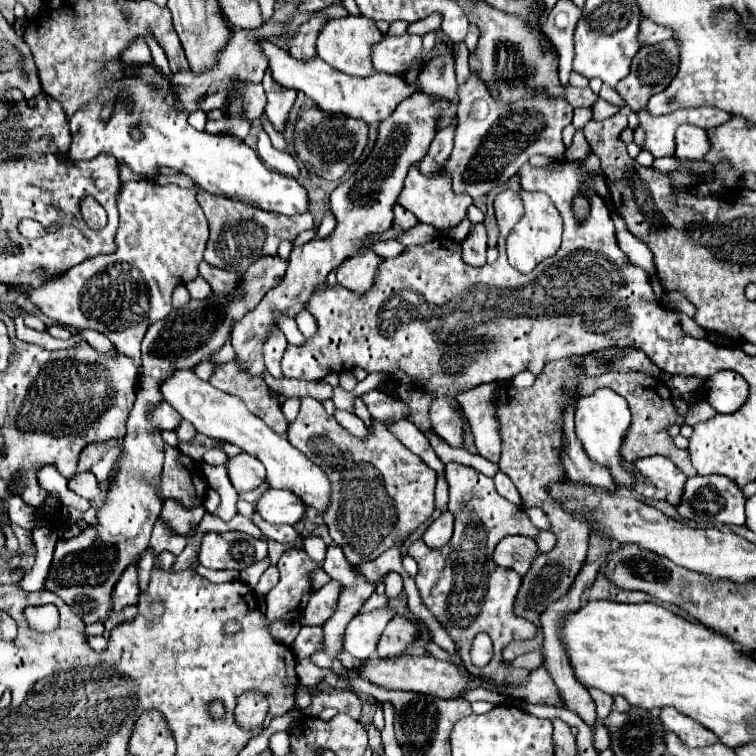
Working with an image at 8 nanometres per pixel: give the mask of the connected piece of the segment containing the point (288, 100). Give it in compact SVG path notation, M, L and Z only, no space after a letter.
M268 73L264 75L262 85L264 85L264 91L268 95L266 115L268 115L270 123L274 125L274 129L278 133L284 133L284 127L286 127L286 121L288 121L288 115L290 115L290 109L294 107L294 101L296 101L296 91L278 87Z

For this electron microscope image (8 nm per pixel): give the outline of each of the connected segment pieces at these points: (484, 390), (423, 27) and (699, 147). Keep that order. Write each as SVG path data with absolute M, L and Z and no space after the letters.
M480 385L468 393L462 393L458 399L468 419L478 453L488 461L498 463L500 423L496 417L496 385Z
M432 13L428 15L426 19L418 21L418 23L410 23L408 27L408 33L414 33L414 35L426 35L430 31L438 31L442 25L442 15L440 13Z
M682 125L676 131L676 155L688 159L704 159L710 153L710 139L704 129Z

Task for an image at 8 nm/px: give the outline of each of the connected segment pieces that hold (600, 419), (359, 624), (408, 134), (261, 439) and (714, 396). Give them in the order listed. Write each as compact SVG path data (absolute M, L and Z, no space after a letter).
M598 389L588 397L580 397L576 405L576 437L580 439L586 455L590 461L600 463L610 469L612 479L616 481L618 489L634 489L636 477L628 469L624 469L624 459L620 453L620 447L624 443L626 431L632 423L632 415L628 409L626 399L618 397L612 389Z
M382 607L372 613L356 615L344 633L344 649L356 659L368 659L376 653L376 643L386 627L386 623L394 617L394 609Z
M418 89L414 95L410 95L396 107L390 119L384 119L378 125L378 137L368 159L358 167L354 175L348 177L348 181L340 183L330 195L332 213L336 215L336 229L332 231L332 235L326 239L316 237L306 245L292 249L288 269L280 285L270 289L268 295L260 301L260 305L254 307L254 311L248 311L234 325L232 345L236 349L236 361L242 367L246 367L252 375L262 377L264 373L262 345L264 345L266 333L274 323L272 309L280 309L286 315L296 317L296 313L302 311L310 301L314 287L324 283L328 273L334 271L346 257L354 255L362 239L368 239L370 235L376 235L378 231L388 231L392 227L392 207L404 187L404 177L408 173L408 167L412 163L418 163L426 155L438 131L438 117L442 111L446 111L446 107L450 107L446 99L438 99L438 103L434 103L430 95Z
M176 371L166 383L160 387L164 401L168 401L182 419L190 421L198 433L204 433L214 439L224 439L228 443L238 445L242 451L250 451L250 455L256 455L266 465L265 482L272 489L286 489L298 495L306 505L312 505L316 511L324 511L330 497L330 481L324 475L324 471L314 465L304 453L300 453L296 447L288 443L286 437L276 435L262 419L258 419L254 413L248 411L248 407L242 403L242 399L218 391L208 381L198 379L192 371Z
M722 369L712 375L706 383L708 401L718 413L734 413L738 411L748 397L748 383L736 371Z

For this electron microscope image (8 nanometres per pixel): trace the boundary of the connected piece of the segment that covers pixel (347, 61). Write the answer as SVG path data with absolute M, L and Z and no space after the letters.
M364 15L358 17L342 17L342 19L330 19L324 23L318 41L316 41L316 55L332 65L334 69L346 73L346 75L358 75L358 77L368 77L374 73L372 61L370 61L370 47L382 39L380 29L372 19L366 19Z

